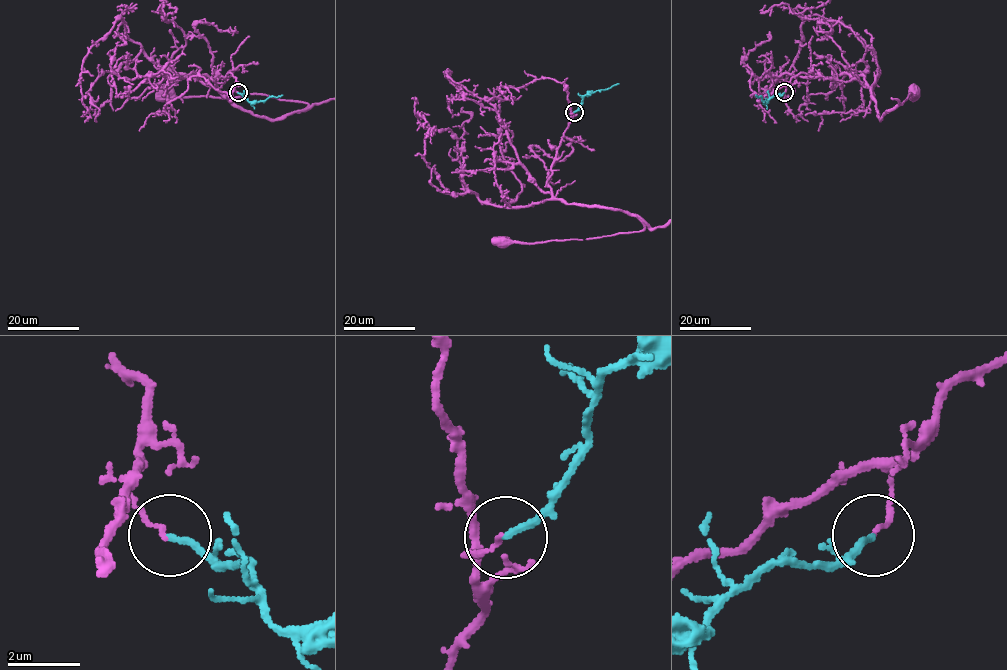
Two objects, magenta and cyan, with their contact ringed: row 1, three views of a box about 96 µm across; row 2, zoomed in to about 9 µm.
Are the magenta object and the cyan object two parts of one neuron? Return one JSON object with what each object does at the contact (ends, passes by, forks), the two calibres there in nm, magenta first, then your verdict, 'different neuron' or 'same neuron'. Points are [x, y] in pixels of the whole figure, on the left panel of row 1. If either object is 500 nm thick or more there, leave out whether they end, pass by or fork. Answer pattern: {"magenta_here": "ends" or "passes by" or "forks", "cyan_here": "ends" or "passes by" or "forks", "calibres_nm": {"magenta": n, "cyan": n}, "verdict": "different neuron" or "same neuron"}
{"magenta_here": "ends", "cyan_here": "ends", "calibres_nm": {"magenta": 110, "cyan": 180}, "verdict": "different neuron"}

